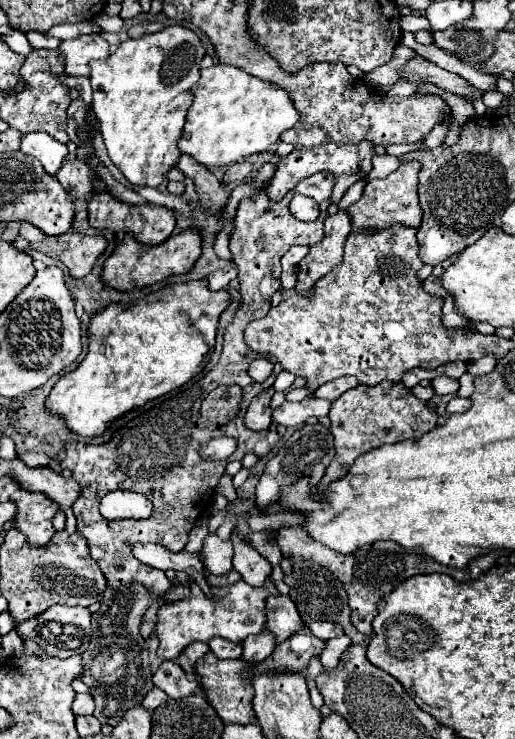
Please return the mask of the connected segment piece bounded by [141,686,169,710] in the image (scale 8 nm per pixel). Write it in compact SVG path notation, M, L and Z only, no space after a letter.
M151 688L147 694L145 694L145 698L143 698L143 702L141 702L141 706L143 708L147 708L147 710L155 710L159 704L163 704L165 700L167 700L169 696L161 690L161 688Z

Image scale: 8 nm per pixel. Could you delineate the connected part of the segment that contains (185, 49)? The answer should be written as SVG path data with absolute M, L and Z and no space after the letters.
M167 26L163 32L147 34L139 40L123 42L115 54L107 60L95 60L89 68L89 80L93 88L93 112L99 122L103 142L111 162L121 170L121 174L135 186L159 186L167 182L167 172L179 162L177 140L185 124L185 112L191 106L193 94L189 90L199 80L199 64L205 56L205 46L199 36L185 26Z

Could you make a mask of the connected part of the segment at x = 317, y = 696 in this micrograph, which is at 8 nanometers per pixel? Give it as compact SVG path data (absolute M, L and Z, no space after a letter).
M307 669L303 670L301 674L305 676L307 680L307 686L309 689L309 694L310 694L310 699L311 699L312 704L316 708L320 709L320 707L324 705L324 701L323 701L323 697L321 696L321 694L319 693L316 687L315 681L311 677L308 676Z

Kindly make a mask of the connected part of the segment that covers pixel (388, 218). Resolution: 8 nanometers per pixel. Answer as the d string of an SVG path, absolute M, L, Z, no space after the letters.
M403 164L403 168L399 168L391 176L367 182L363 196L347 208L353 232L381 232L393 224L419 228L421 208L417 200L417 172L419 164Z

